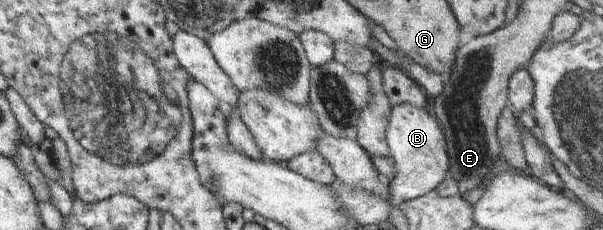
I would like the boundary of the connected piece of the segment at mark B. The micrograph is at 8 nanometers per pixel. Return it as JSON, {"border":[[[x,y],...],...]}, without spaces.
{"border":[[[409,103],[392,107],[385,135],[396,171],[389,181],[389,202],[398,207],[403,202],[435,191],[449,176],[446,140],[439,124],[425,111]]]}

